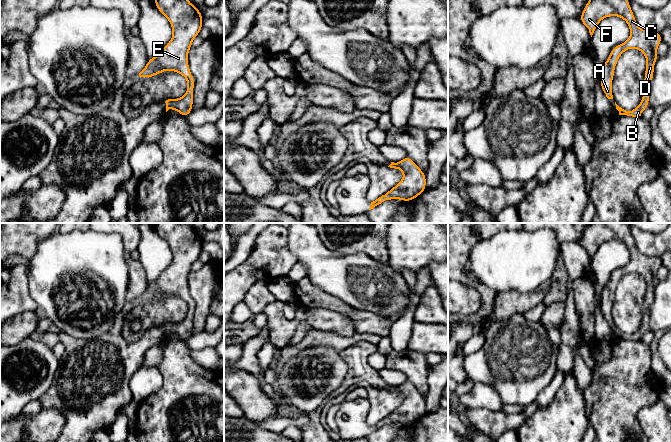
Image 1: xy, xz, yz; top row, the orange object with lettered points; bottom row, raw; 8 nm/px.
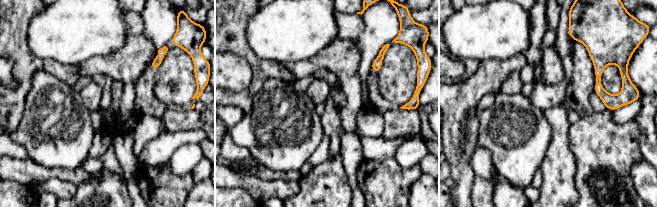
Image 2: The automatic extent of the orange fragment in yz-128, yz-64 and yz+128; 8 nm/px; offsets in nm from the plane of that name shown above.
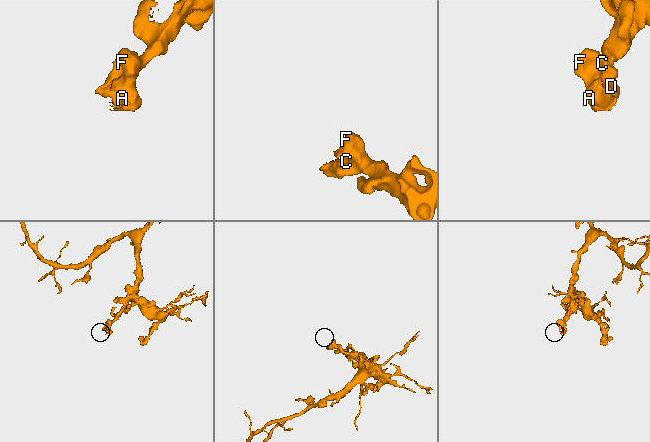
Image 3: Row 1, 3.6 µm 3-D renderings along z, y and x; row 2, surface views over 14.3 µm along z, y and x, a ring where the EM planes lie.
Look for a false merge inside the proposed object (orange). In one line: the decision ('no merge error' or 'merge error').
no merge error

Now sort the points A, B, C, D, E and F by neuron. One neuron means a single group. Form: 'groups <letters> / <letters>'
groups A B C D E F

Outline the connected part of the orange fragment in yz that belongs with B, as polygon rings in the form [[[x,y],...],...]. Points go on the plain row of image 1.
[[[590,223],[587,225],[579,244],[588,252],[592,261],[599,246],[609,240],[623,242],[628,248],[631,258],[626,266],[612,272],[608,283],[603,288],[600,303],[601,312],[608,323],[613,323],[612,304],[619,281],[628,273],[635,272],[640,274],[645,279],[647,286],[641,326],[631,335],[622,333],[615,326],[619,339],[639,341],[650,329],[650,308],[654,301],[654,289],[658,283],[656,275],[662,266],[662,259],[659,256],[645,255],[637,249],[635,240],[630,232],[630,226],[627,223]]]

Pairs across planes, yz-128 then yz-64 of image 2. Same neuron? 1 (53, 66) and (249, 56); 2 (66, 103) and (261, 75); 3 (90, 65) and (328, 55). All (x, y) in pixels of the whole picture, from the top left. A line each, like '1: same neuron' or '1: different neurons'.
1: same neuron
2: different neurons
3: same neuron

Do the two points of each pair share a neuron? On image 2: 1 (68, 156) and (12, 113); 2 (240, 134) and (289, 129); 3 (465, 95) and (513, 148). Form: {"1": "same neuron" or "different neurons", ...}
{"1": "different neurons", "2": "same neuron", "3": "different neurons"}

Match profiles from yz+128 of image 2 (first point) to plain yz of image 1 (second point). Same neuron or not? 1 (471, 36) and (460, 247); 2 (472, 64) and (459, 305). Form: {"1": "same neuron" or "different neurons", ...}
{"1": "different neurons", "2": "different neurons"}

